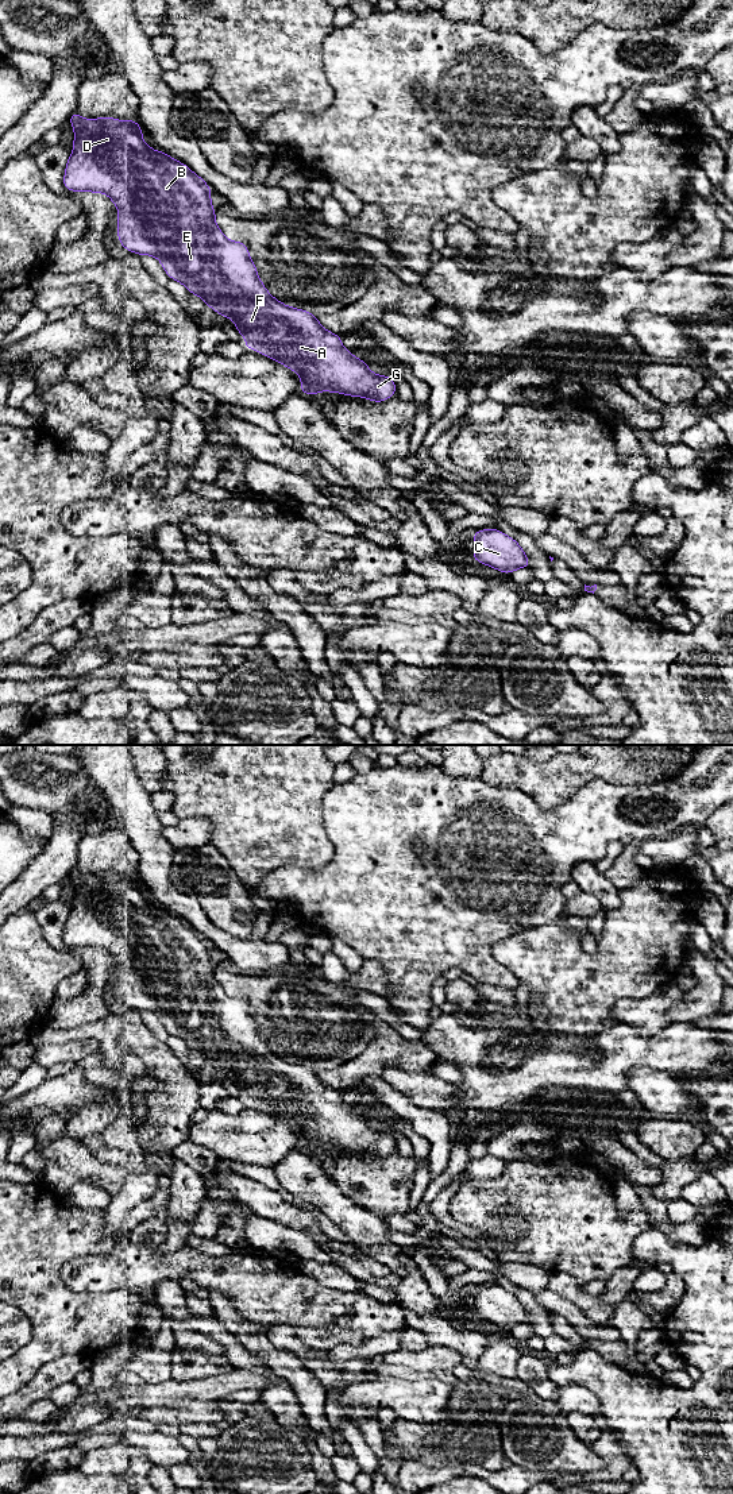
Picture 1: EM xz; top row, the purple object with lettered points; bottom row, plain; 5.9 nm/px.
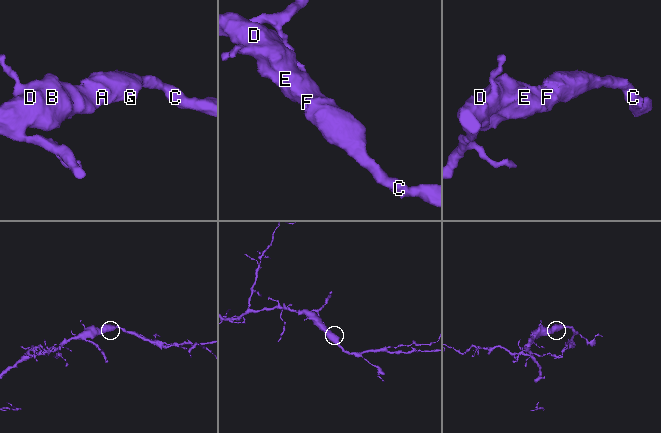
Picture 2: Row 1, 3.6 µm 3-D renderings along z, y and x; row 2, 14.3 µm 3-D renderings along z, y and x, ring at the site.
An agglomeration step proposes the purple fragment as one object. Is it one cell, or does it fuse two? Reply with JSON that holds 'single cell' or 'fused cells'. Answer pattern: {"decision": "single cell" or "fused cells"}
{"decision": "single cell"}

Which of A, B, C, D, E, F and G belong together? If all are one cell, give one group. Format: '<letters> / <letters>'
A B C D E F G

